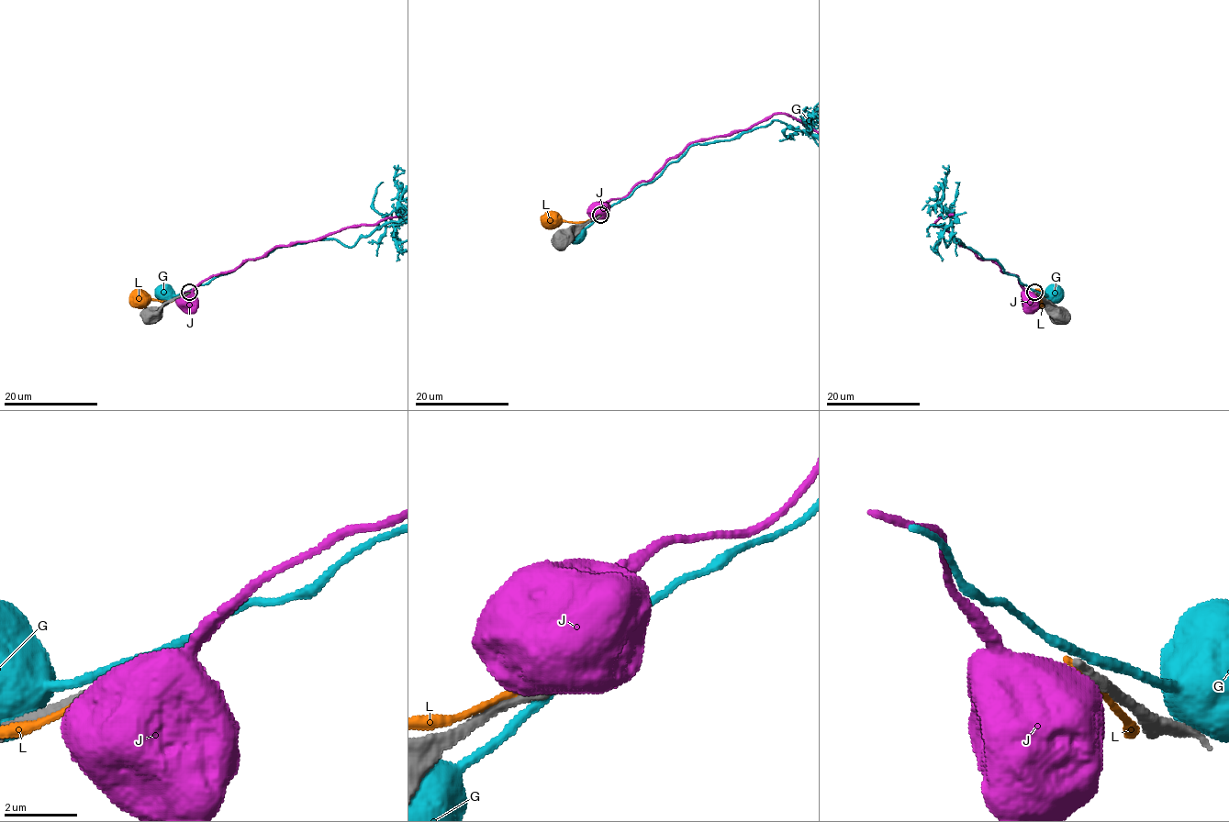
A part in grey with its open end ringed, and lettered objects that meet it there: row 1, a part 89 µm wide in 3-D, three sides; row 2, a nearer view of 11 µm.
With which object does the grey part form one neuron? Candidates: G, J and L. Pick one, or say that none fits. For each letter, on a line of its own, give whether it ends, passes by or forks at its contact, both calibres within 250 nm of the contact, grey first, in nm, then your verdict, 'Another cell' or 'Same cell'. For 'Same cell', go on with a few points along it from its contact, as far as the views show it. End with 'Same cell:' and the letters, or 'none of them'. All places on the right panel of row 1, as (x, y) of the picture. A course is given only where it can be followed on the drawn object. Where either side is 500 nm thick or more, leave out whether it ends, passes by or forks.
G: It passes by. Thickness 360 nm (grey) against 280 nm. Another cell
J: Thickness 420 nm (grey) against 1150 nm. Another cell
L: It passes by. Thickness 280 nm (grey) against 260 nm. Another cell
Same cell: none of them

